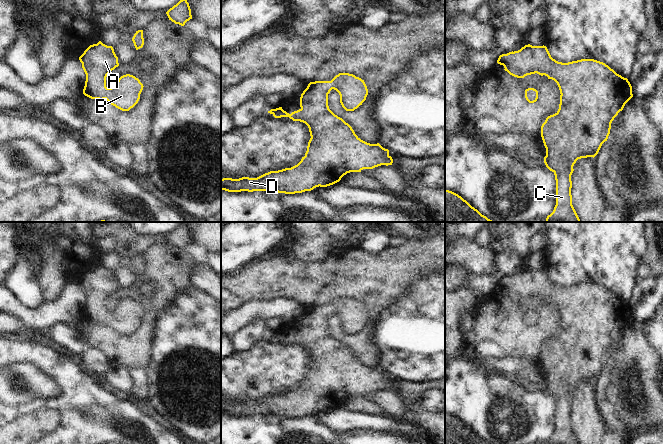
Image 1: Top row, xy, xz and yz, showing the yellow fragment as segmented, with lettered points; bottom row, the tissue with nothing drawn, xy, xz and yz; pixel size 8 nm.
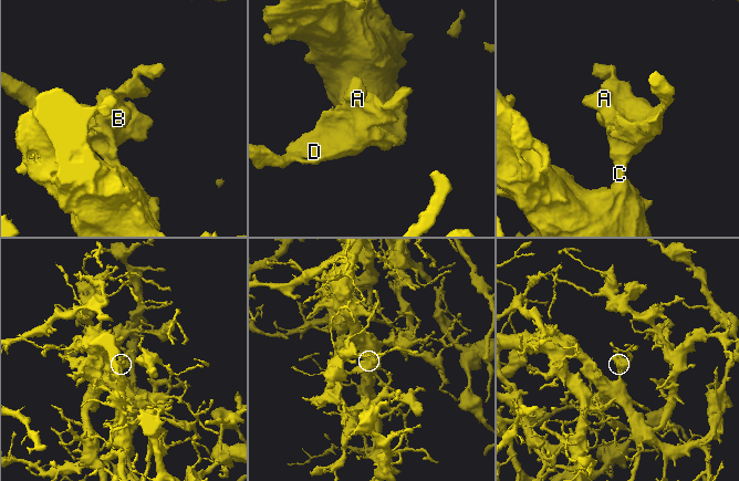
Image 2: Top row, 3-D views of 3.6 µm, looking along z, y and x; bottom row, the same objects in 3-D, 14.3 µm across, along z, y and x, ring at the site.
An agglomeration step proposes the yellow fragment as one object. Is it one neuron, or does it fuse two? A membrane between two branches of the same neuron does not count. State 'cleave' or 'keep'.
keep

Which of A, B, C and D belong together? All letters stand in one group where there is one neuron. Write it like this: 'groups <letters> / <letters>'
groups A B C D

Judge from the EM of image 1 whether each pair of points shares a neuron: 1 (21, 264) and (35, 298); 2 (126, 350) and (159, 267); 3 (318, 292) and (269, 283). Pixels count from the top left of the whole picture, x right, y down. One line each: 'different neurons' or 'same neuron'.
1: same neuron
2: same neuron
3: same neuron

